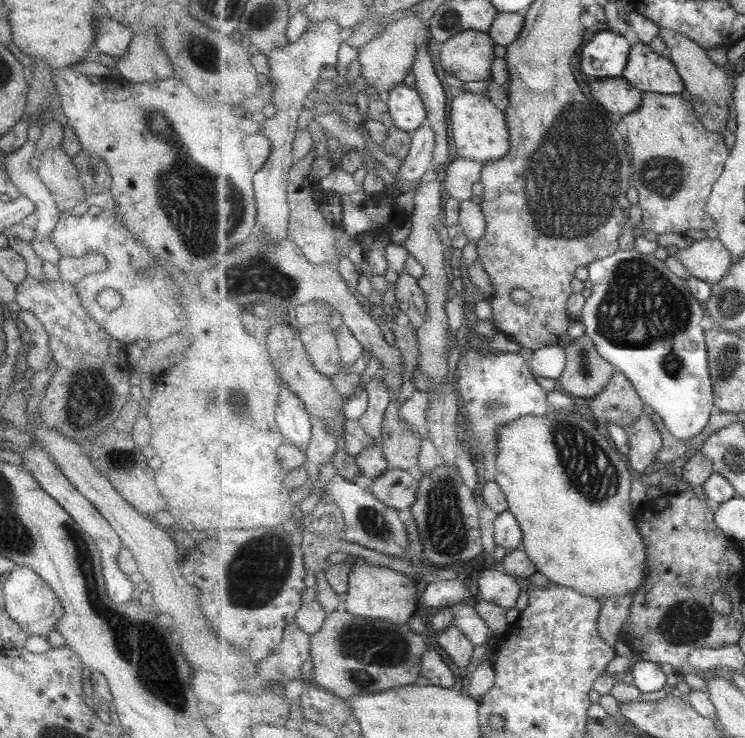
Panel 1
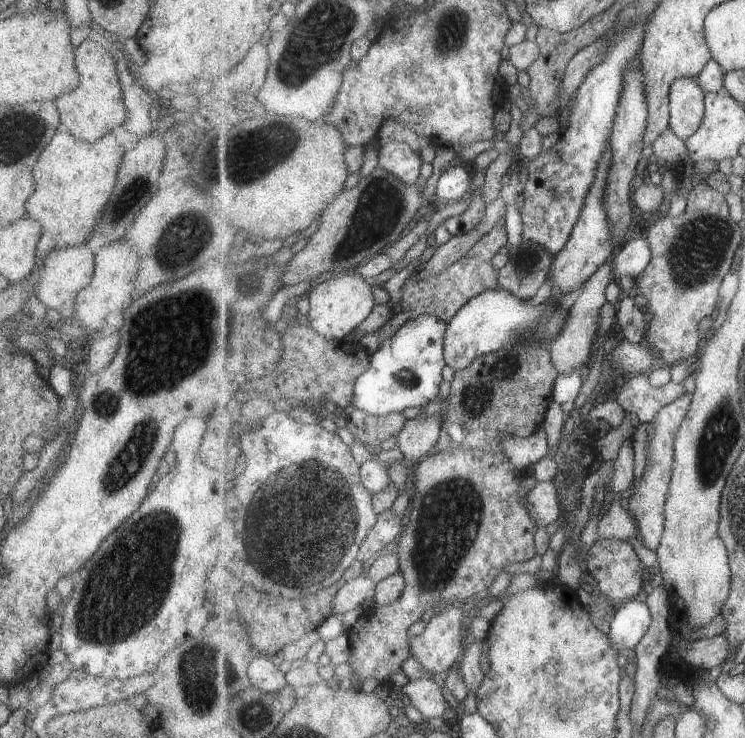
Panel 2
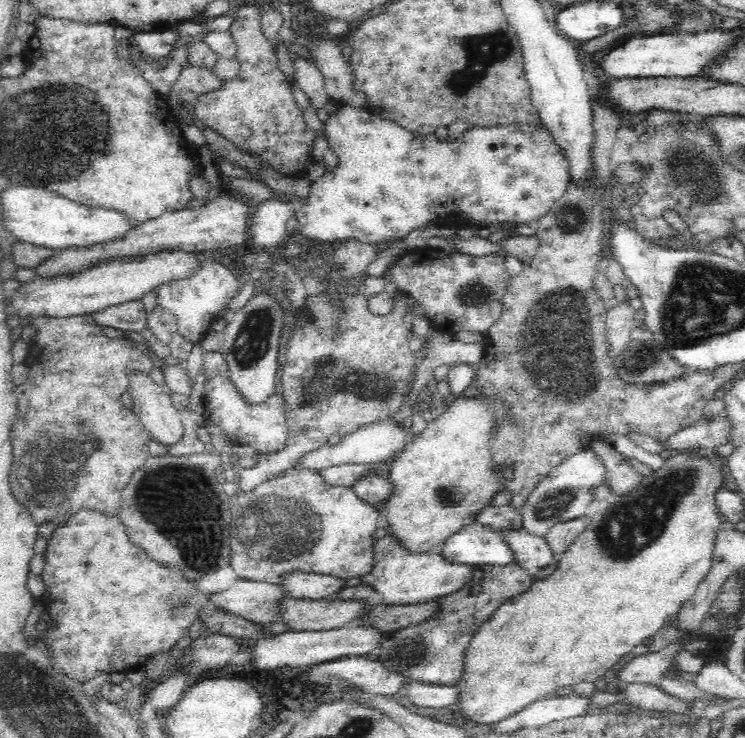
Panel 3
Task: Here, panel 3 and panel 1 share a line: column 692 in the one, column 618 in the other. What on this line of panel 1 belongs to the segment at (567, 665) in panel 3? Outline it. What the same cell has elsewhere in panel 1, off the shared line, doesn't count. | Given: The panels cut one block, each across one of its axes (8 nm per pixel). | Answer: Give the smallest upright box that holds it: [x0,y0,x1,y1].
[494,409,648,600]

